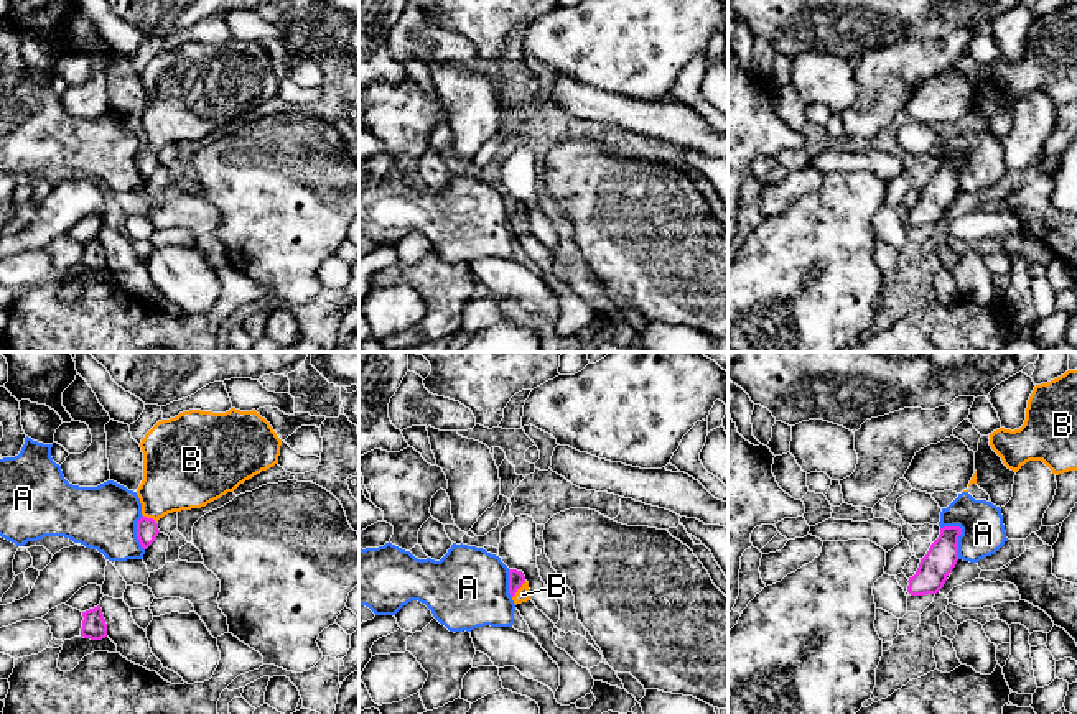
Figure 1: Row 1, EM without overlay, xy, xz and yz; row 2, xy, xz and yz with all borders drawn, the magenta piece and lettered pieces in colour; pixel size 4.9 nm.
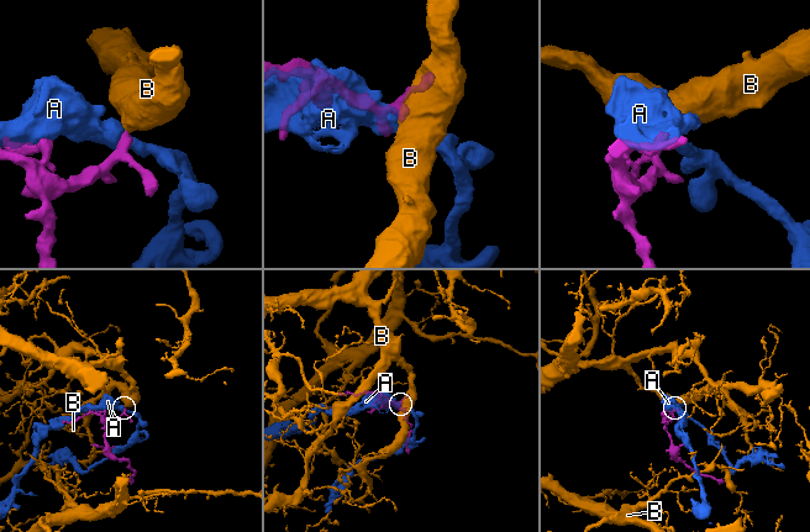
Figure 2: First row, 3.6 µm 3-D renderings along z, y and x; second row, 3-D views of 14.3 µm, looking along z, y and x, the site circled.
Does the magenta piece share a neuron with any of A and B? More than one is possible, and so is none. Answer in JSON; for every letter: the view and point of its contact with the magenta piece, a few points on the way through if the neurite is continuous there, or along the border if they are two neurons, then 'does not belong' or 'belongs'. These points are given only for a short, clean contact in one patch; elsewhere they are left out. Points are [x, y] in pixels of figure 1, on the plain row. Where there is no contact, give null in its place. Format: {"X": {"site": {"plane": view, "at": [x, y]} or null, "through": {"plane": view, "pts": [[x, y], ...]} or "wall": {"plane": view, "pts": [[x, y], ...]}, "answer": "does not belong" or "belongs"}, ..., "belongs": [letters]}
{"A": {"site": {"plane": "yz", "at": [960, 165]}, "answer": "does not belong"}, "B": {"site": {"plane": "xz", "at": [519, 219]}, "through": {"plane": "xz", "pts": [[516, 209], [519, 219], [522, 226]]}, "answer": "belongs"}, "belongs": ["B"]}

